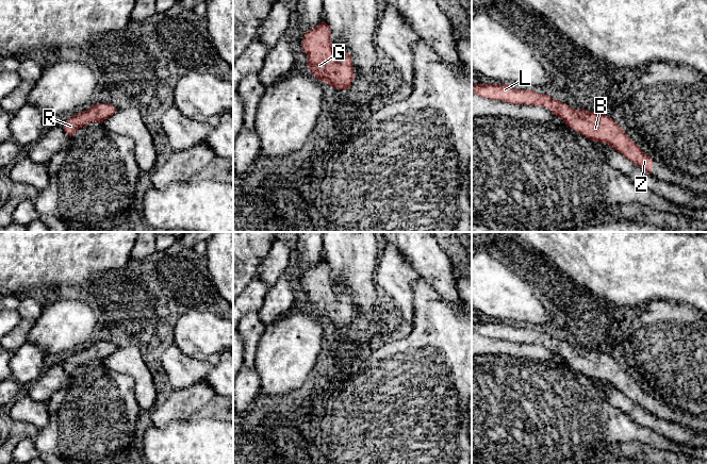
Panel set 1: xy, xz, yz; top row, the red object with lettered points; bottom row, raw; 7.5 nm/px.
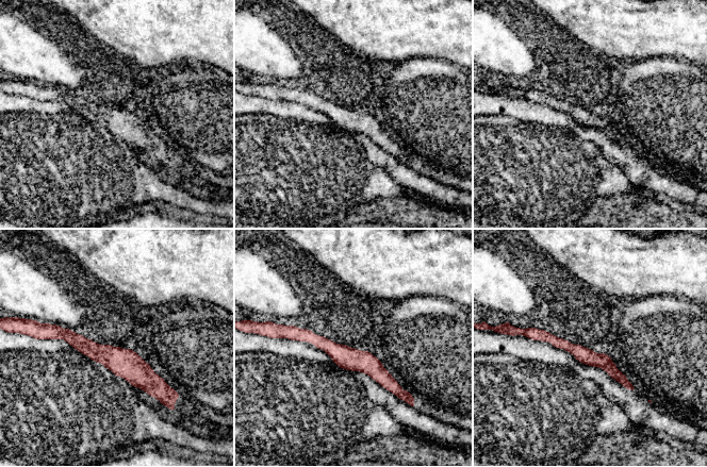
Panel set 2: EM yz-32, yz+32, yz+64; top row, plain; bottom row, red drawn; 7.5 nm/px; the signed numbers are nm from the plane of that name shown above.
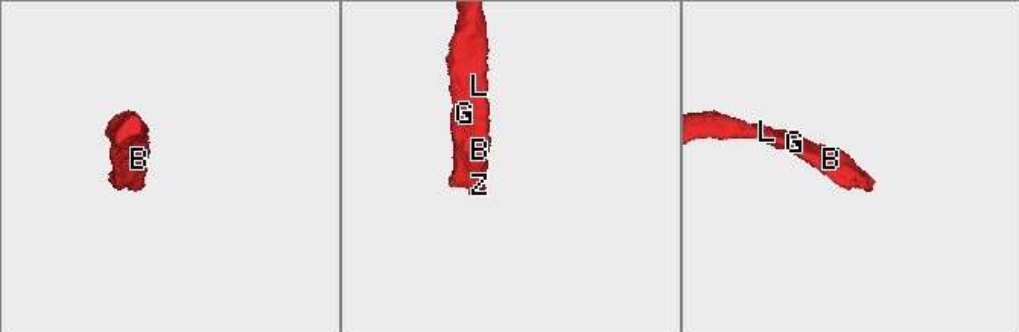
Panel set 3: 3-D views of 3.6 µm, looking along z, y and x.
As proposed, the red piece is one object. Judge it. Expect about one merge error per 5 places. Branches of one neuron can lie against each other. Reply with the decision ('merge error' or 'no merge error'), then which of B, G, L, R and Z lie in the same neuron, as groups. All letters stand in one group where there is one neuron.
no merge error | B G L R Z

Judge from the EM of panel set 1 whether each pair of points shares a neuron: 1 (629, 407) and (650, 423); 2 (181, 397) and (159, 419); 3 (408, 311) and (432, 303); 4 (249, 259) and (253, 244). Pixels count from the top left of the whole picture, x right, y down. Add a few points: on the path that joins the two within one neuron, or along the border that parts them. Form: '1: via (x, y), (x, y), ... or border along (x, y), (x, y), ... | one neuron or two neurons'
1: via (635, 411), (644, 418) | one neuron
2: via (176, 402), (164, 414) | one neuron
3: border along (413, 283), (413, 320), (411, 322) | two neurons
4: via (249, 255), (250, 247) | one neuron

